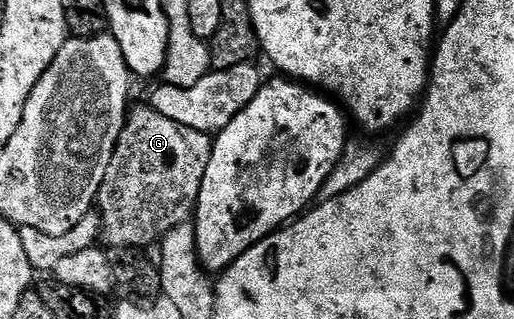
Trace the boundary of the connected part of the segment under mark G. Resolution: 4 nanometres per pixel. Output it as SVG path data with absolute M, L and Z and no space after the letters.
M151 105L133 106L124 120L118 145L114 145L110 165L106 165L106 177L102 177L102 185L96 195L95 206L98 208L103 242L106 241L108 247L144 249L147 243L155 244L179 223L189 222L196 210L202 177L206 177L206 165L210 165L213 142L209 132L178 125L178 121L162 117L162 113L158 113Z

